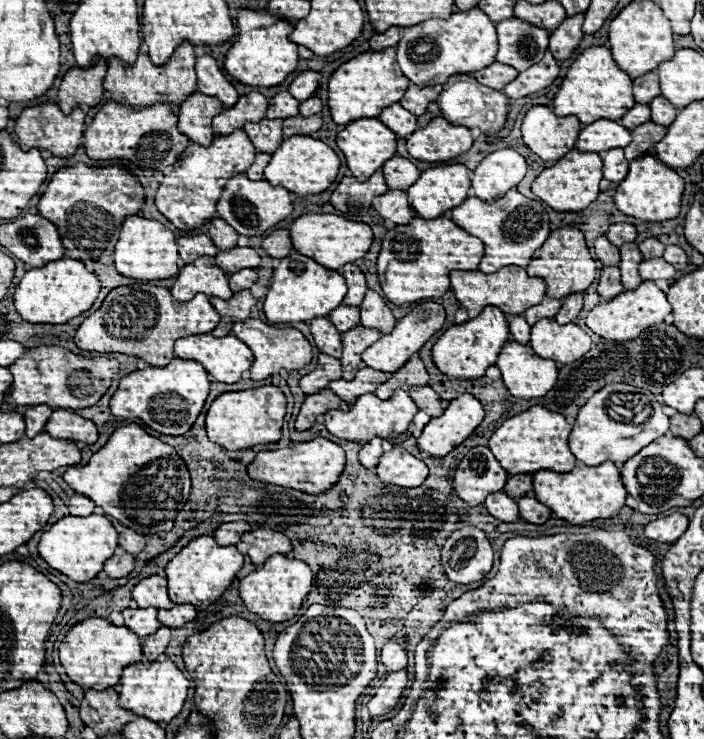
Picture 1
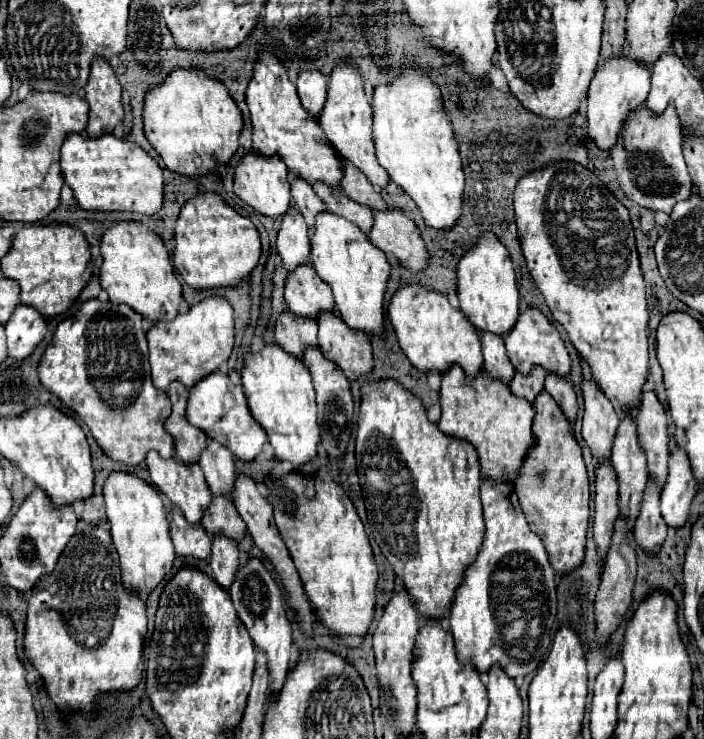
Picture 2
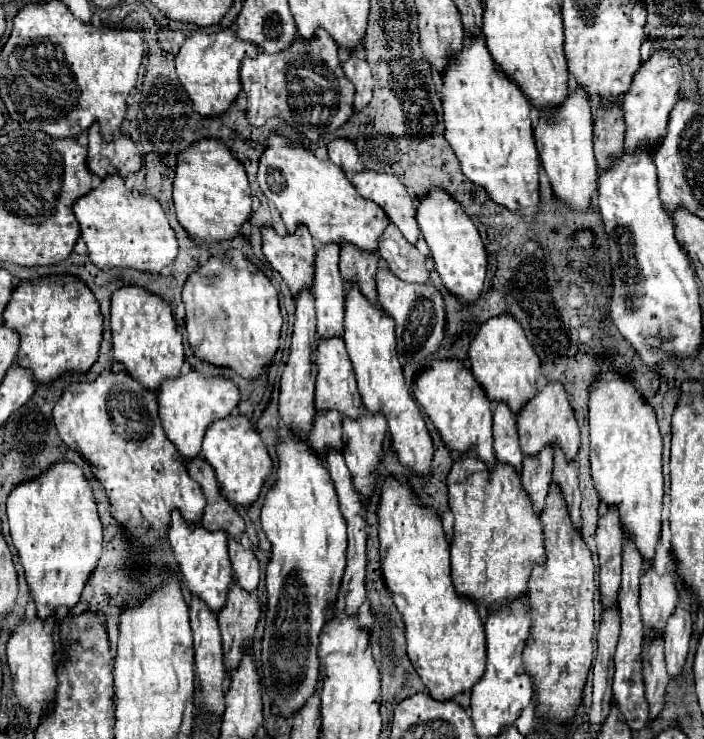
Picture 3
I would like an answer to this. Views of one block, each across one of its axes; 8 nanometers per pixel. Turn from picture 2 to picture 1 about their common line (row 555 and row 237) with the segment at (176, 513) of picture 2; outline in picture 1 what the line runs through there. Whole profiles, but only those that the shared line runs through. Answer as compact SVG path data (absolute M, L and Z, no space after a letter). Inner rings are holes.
M196 234L196 236L180 236L176 238L180 258L184 264L190 264L198 256L214 256L218 248L212 244L212 240L206 234Z

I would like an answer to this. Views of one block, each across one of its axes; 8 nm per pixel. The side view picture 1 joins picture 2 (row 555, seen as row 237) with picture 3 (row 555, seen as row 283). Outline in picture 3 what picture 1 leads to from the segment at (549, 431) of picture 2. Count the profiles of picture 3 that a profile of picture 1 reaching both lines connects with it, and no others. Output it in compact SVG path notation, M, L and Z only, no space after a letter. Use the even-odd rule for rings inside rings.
M556 482L550 484L542 510L546 536L546 562L534 566L528 582L528 602L534 614L532 638L524 650L524 666L536 684L536 710L542 716L554 716L566 722L582 702L582 688L592 664L594 636L594 562L582 532L570 520L566 500Z

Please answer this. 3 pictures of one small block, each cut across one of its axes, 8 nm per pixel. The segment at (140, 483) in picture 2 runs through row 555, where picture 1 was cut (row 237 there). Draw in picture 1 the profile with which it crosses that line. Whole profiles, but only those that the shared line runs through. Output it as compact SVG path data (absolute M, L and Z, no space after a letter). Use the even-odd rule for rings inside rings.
M130 216L122 222L120 236L114 250L114 266L122 276L136 280L164 280L178 274L178 246L170 228L156 220Z

